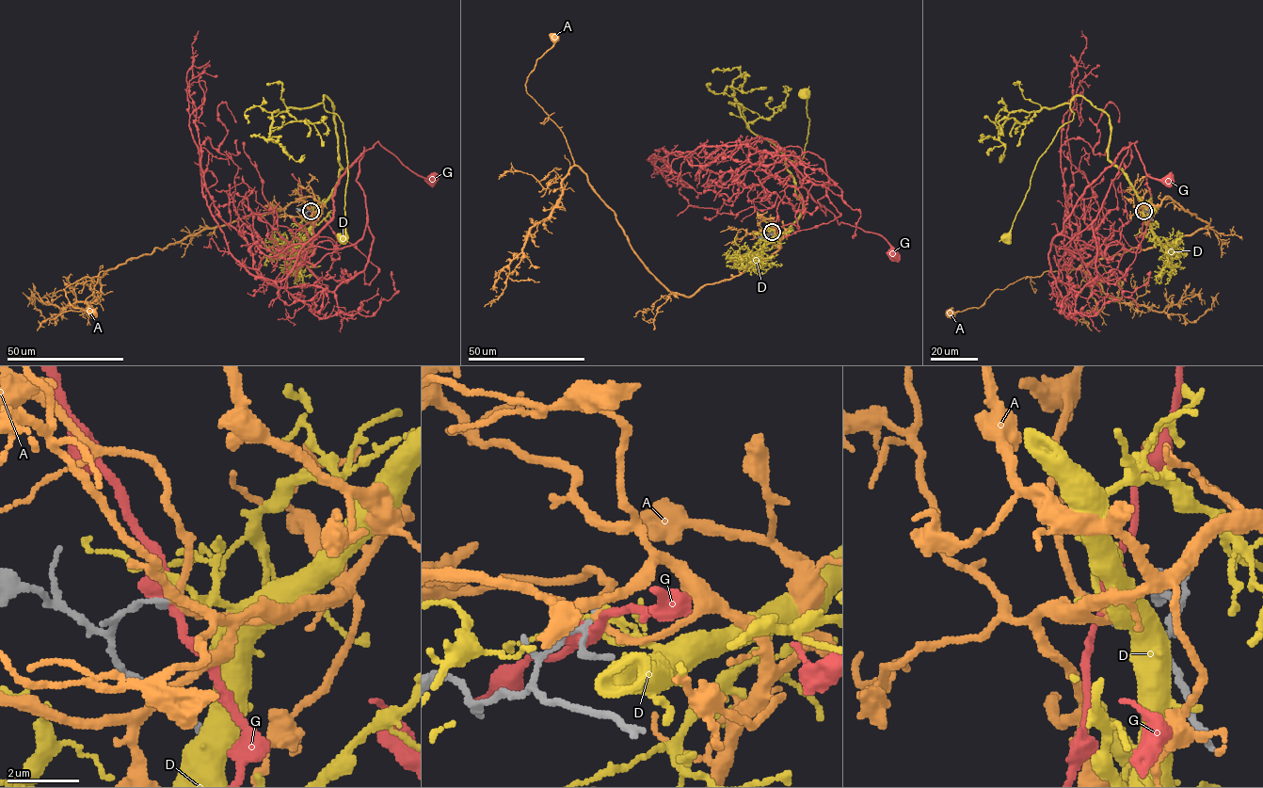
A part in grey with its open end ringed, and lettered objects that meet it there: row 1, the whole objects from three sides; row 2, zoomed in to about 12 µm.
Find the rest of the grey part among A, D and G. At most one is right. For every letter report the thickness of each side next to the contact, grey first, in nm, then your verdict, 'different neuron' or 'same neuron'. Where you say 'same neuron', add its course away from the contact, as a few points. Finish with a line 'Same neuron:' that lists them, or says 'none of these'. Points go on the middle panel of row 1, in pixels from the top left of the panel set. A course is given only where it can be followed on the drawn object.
A: 110/200 nm | same neuron | via (772, 232), (783, 234), (778, 249), (743, 272), (689, 297), (672, 293), (527, 92), (554, 38)
D: 100/110 nm | different neuron
G: 160/460 nm | different neuron
Same neuron: A

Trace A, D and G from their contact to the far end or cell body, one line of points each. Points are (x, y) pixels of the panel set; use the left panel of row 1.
A: (311, 211), (321, 209), (307, 197), (281, 210), (203, 228), (64, 289), (73, 308), (92, 313)
D: (311, 211), (330, 194), (341, 169), (333, 104), (324, 95), (324, 108), (343, 122), (347, 178), (343, 237)
G: (310, 211), (336, 252), (329, 241), (300, 249), (333, 216), (338, 180), (378, 142), (431, 180)

